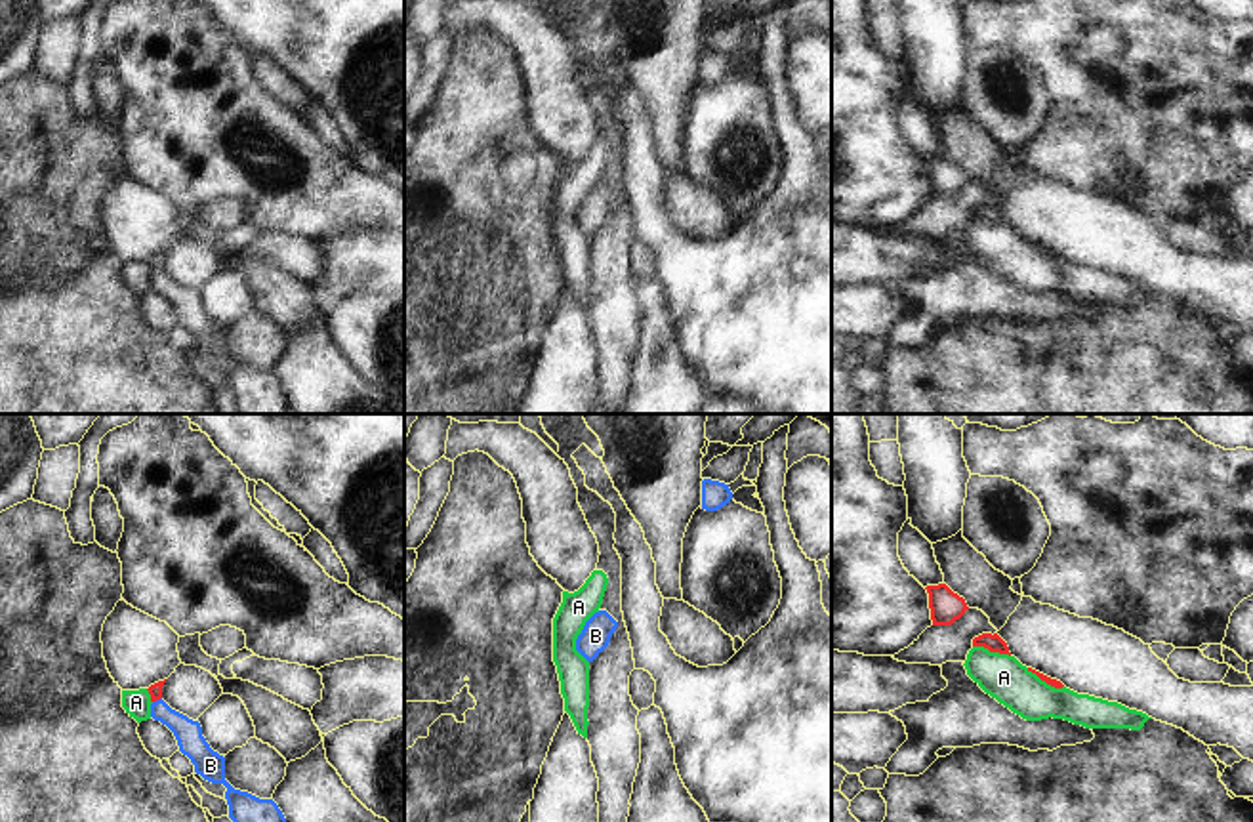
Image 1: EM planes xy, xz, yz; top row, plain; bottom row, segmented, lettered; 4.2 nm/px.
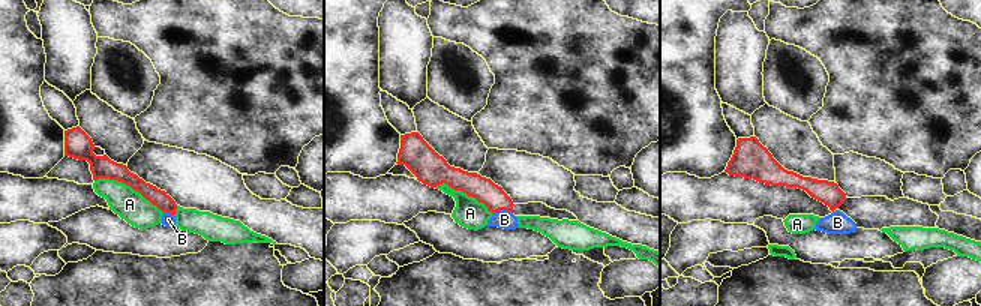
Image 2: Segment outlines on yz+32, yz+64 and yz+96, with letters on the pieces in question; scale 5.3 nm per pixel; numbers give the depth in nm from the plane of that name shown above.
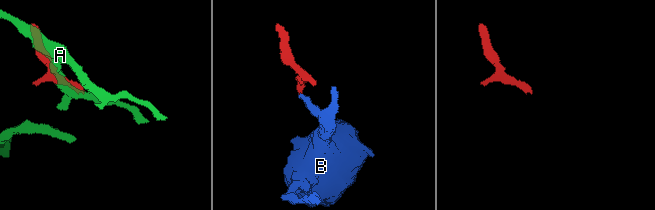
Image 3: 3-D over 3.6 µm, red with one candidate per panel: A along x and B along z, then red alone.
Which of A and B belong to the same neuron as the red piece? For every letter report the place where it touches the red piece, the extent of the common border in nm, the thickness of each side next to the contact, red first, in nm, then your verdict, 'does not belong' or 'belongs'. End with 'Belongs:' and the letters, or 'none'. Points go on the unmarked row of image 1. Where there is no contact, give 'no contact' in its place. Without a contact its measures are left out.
A: yz (1046, 254) | 180 nm | 40/190 nm | does not belong
B: xy (157, 271) | 50 nm | 60/120 nm | belongs
Belongs: B

